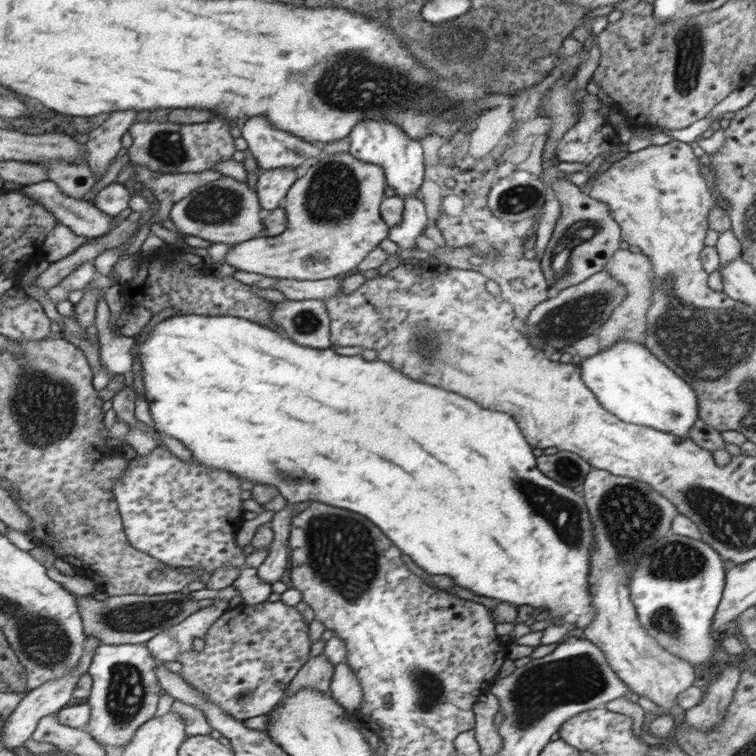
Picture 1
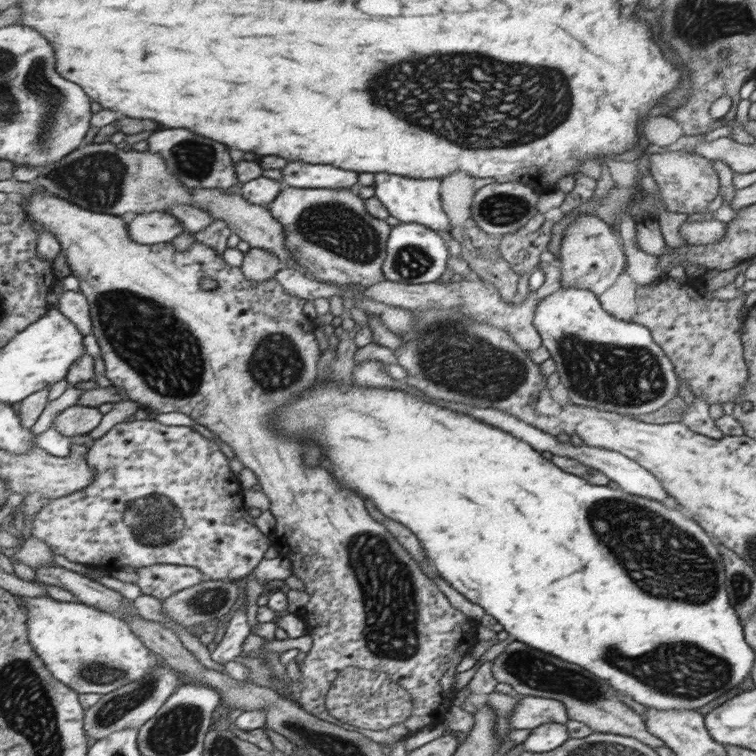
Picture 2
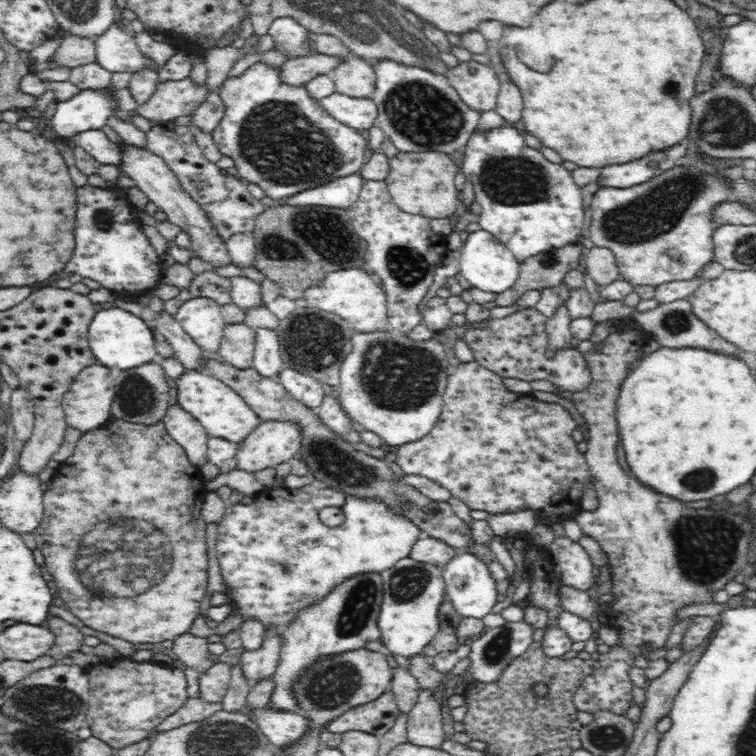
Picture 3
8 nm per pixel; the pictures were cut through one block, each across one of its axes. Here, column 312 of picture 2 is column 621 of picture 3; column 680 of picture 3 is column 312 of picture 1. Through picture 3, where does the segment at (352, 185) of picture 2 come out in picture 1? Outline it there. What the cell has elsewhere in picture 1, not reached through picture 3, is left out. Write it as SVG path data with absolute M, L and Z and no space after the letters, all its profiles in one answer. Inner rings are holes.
M255 116L255 120L241 124L240 136L244 138L246 148L260 171L295 169L307 158L316 157L319 152L307 141L299 140L283 130L275 130L267 120L263 120L263 116Z

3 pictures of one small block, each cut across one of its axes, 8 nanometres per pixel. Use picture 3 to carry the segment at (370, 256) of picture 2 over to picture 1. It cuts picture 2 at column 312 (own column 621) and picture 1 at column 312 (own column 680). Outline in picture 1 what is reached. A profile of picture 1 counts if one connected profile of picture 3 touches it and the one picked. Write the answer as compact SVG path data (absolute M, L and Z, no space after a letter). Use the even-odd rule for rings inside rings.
M348 152L329 154L307 169L305 174L295 180L283 200L286 214L286 228L281 235L254 237L243 243L231 245L225 254L224 269L261 274L276 279L321 280L355 268L367 252L373 250L385 236L389 227L383 223L378 208L381 206L386 178L378 164L356 159Z

